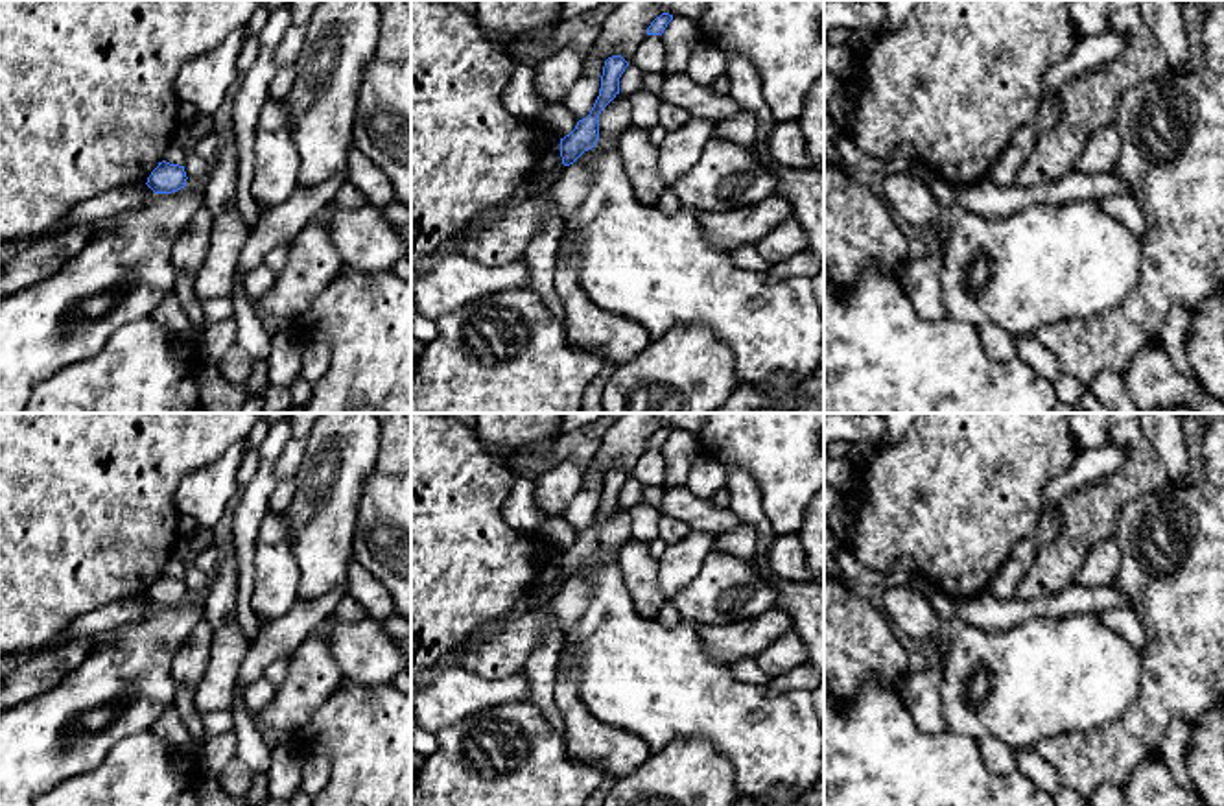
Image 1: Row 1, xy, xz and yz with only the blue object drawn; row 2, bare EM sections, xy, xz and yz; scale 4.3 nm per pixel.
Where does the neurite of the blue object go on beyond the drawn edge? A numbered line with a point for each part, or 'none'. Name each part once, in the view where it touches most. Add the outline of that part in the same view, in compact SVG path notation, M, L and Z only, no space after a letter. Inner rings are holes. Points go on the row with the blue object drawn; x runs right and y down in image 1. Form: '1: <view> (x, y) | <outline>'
none

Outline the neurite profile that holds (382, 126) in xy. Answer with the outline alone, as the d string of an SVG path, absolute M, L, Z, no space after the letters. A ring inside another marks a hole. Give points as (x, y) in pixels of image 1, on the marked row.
M376 55L358 87L352 146L389 179L400 203L411 207L411 59Z

